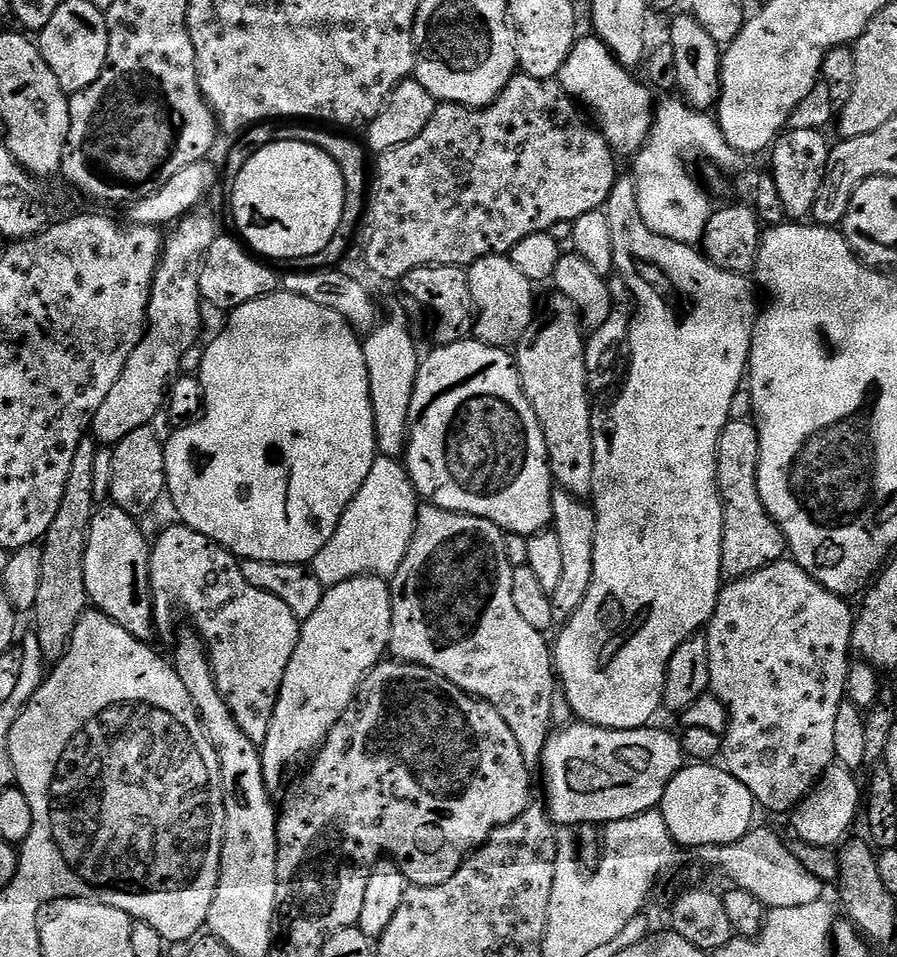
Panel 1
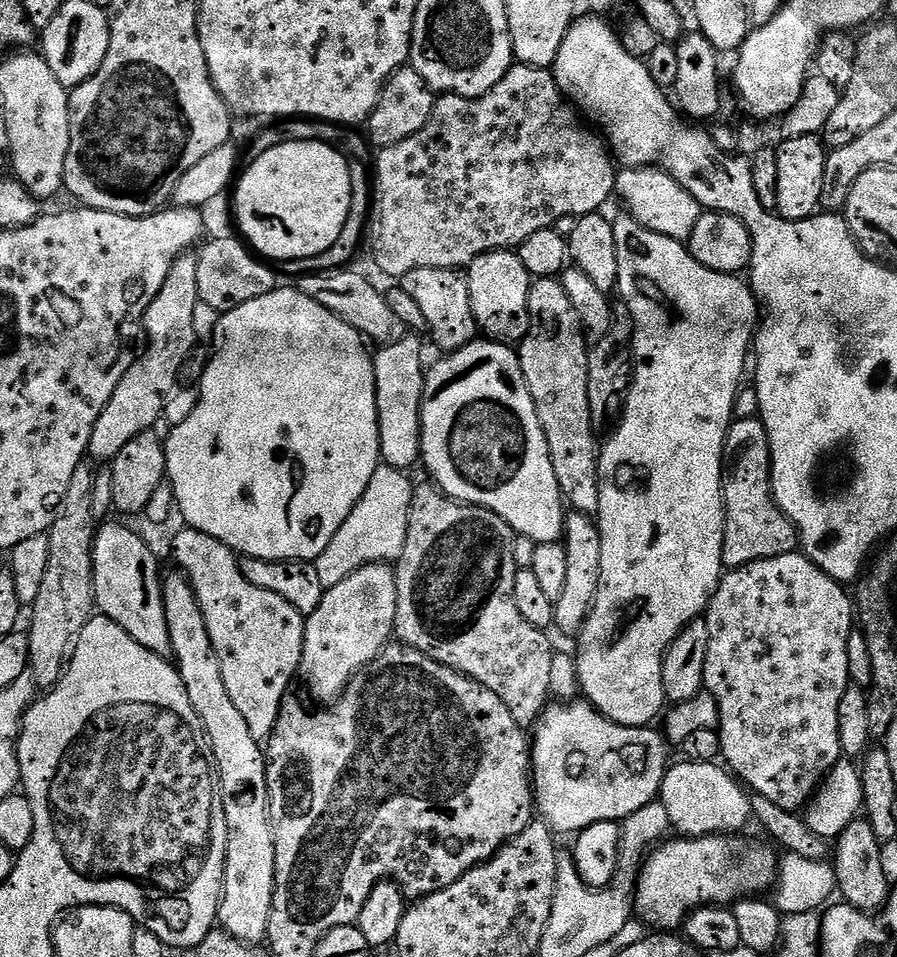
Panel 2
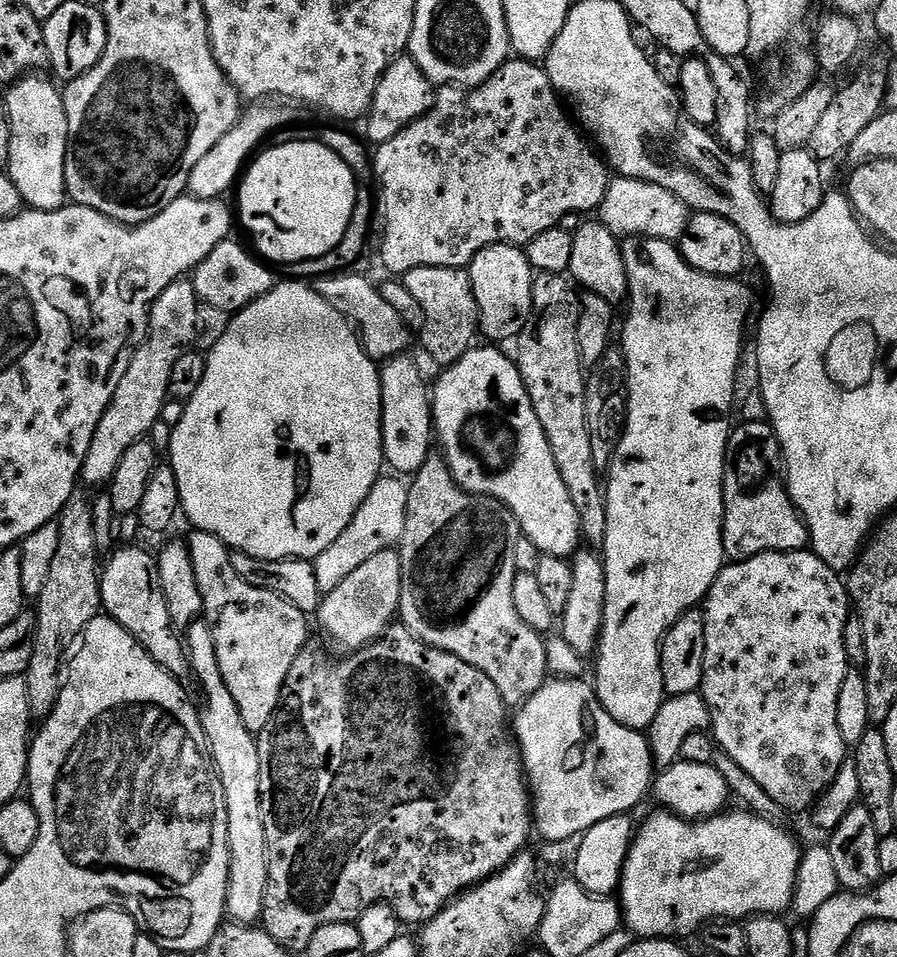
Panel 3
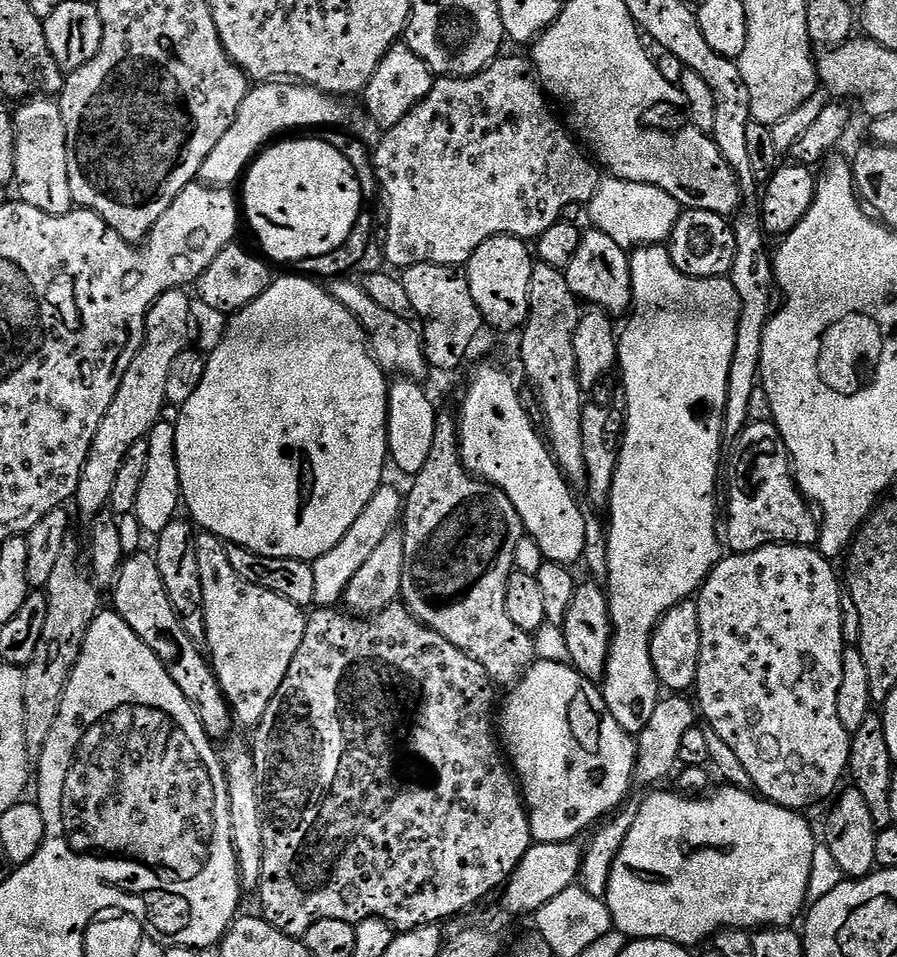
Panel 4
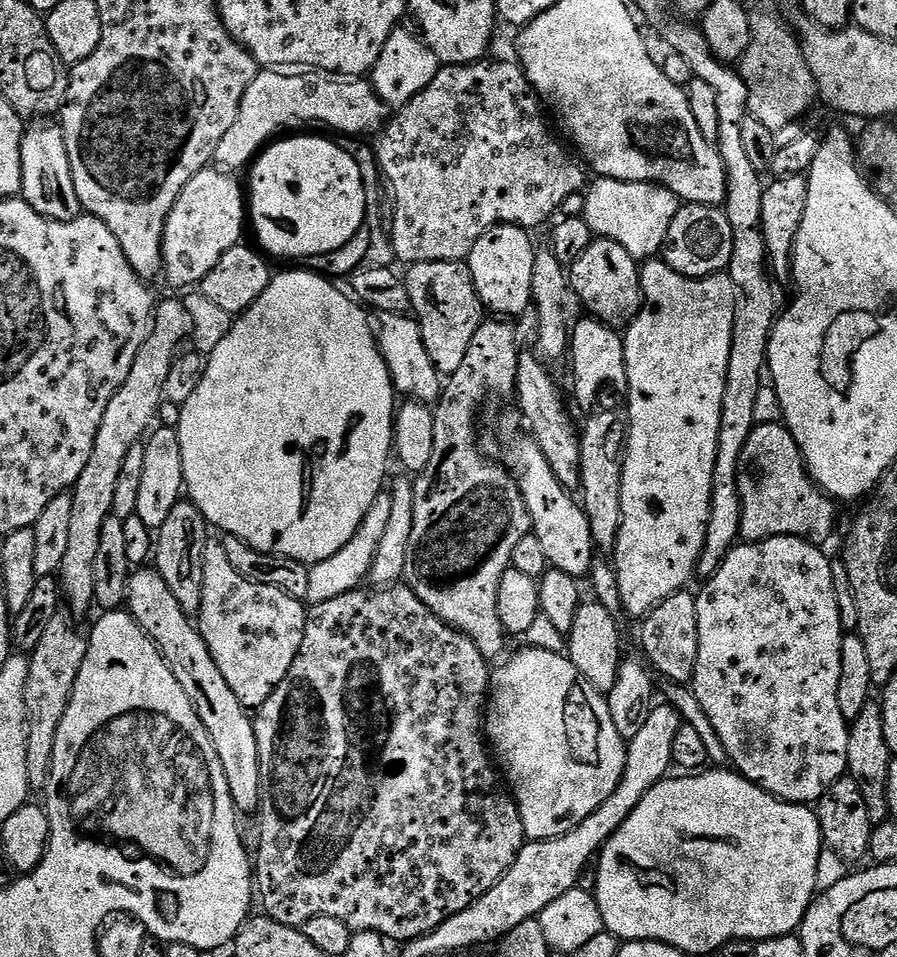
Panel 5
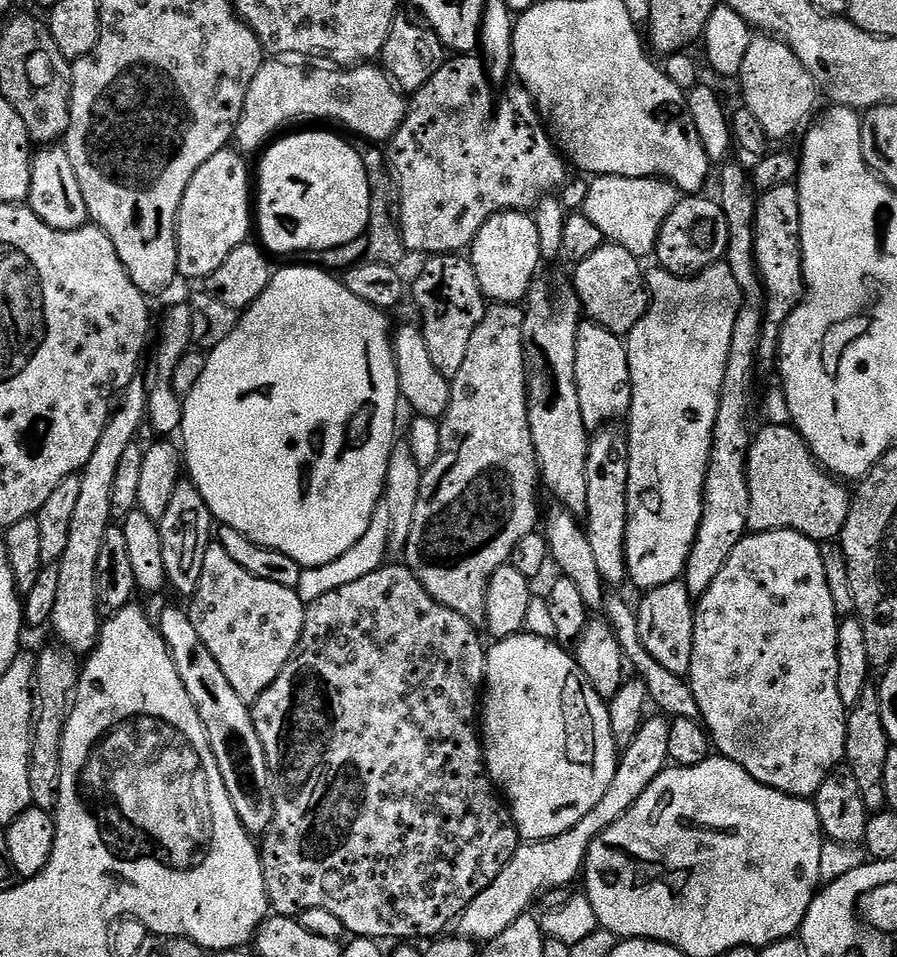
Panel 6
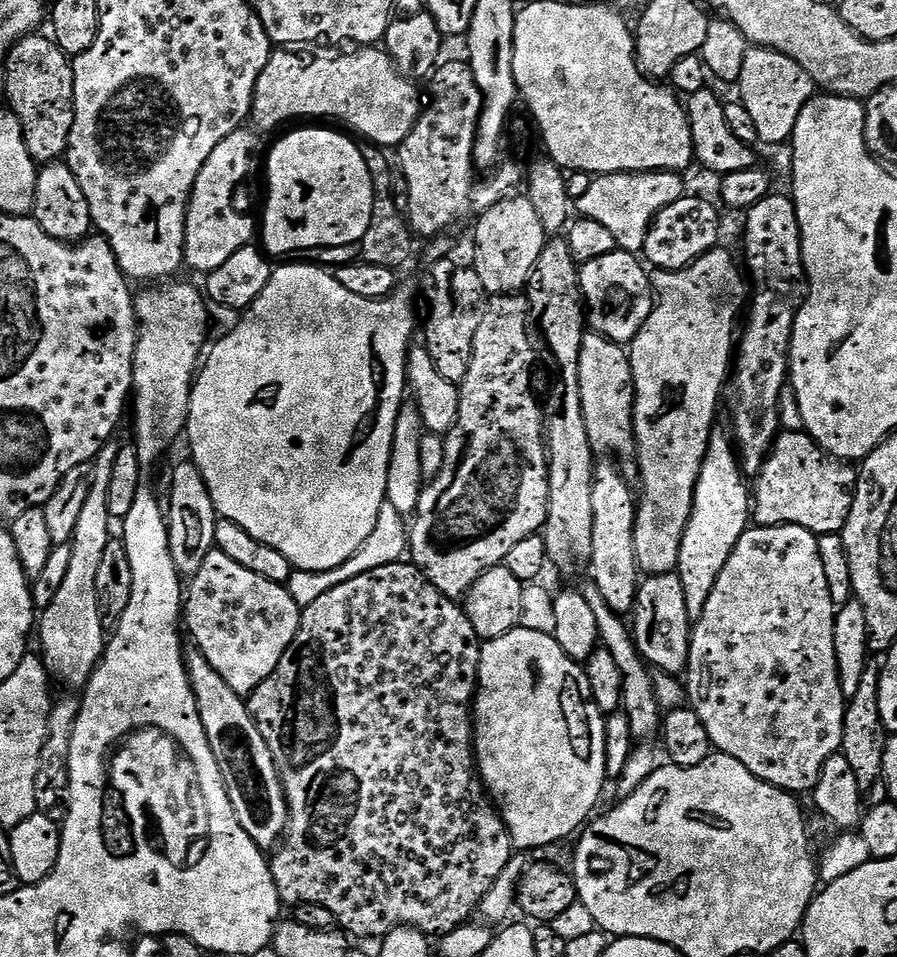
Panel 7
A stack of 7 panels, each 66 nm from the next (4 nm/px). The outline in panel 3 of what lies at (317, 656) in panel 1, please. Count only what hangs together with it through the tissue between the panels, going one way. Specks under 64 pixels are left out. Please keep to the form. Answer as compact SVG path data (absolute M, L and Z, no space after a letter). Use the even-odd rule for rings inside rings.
M396 548L382 550L374 558L362 562L354 574L342 578L334 590L323 593L320 602L320 628L344 650L364 648L373 640L380 639L397 619L402 594L402 562ZM392 620L392 621L391 621Z

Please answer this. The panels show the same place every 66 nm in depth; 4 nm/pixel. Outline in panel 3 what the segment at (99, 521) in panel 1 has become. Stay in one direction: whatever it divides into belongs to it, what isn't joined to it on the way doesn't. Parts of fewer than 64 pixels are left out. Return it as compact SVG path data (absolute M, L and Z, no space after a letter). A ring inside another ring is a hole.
M120 546L111 553L112 557L102 564L100 573L100 603L103 611L119 622L162 666L173 676L184 678L189 675L188 651L176 627L172 625L170 610L166 606L166 594L156 565L157 557L144 548Z

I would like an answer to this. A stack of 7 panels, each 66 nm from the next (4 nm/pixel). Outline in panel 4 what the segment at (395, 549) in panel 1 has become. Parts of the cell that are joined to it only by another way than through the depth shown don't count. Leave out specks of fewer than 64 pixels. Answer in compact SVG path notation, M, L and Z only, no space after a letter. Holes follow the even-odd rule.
M391 482L381 484L379 490L370 498L370 503L362 514L354 521L354 526L346 530L342 542L334 546L334 550L326 550L317 560L311 561L314 570L314 598L320 606L336 606L341 603L346 586L358 570L369 560L370 554L382 543L382 538L390 534L401 523L404 505L406 503L402 492L399 492Z

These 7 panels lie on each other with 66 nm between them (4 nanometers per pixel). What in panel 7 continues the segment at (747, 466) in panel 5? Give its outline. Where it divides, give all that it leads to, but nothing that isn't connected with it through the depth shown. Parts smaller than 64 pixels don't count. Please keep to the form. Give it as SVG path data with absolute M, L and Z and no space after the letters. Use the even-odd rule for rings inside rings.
M803 430L799 431L781 431L777 436L775 444L772 445L772 451L764 459L764 465L760 468L758 475L754 480L754 520L759 527L769 528L770 526L778 526L779 524L793 524L794 526L802 526L806 530L810 530L817 538L825 538L824 536L832 536L843 533L846 526L846 518L850 518L850 506L854 506L854 494L856 493L856 477L857 469L851 463L838 460L836 457L825 452L819 444L816 443L814 437L809 436Z

